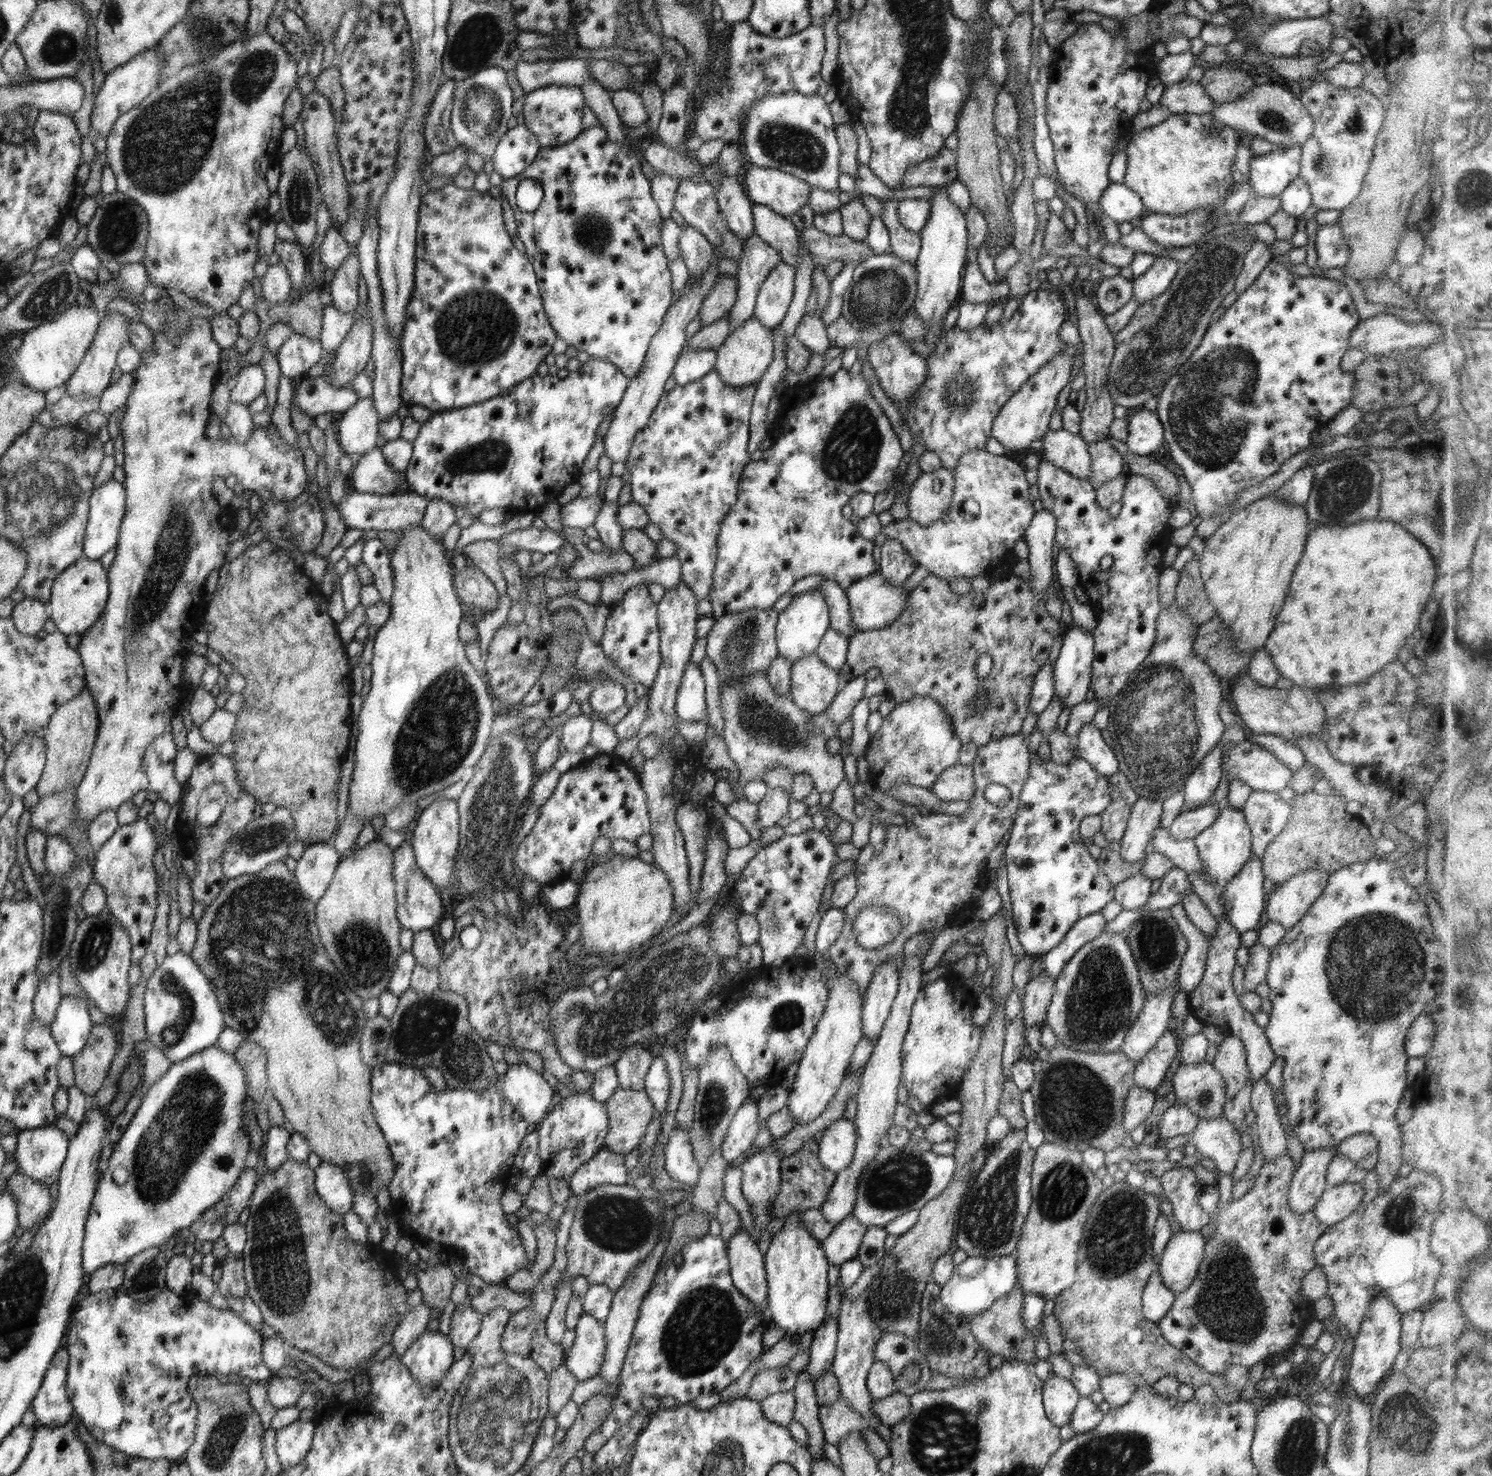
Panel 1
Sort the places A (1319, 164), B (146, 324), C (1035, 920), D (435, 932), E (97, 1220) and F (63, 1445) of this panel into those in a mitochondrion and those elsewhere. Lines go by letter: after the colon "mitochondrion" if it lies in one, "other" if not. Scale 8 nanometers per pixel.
A: mitochondrion
B: other
C: other
D: other
E: other
F: other

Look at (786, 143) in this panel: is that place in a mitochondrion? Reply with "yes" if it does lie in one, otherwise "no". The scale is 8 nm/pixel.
yes

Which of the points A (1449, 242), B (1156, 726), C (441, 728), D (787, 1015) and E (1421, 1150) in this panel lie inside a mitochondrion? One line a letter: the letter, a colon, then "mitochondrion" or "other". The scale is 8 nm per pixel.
A: other
B: mitochondrion
C: mitochondrion
D: mitochondrion
E: other

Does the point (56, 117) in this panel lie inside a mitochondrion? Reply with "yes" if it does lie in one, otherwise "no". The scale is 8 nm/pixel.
no

